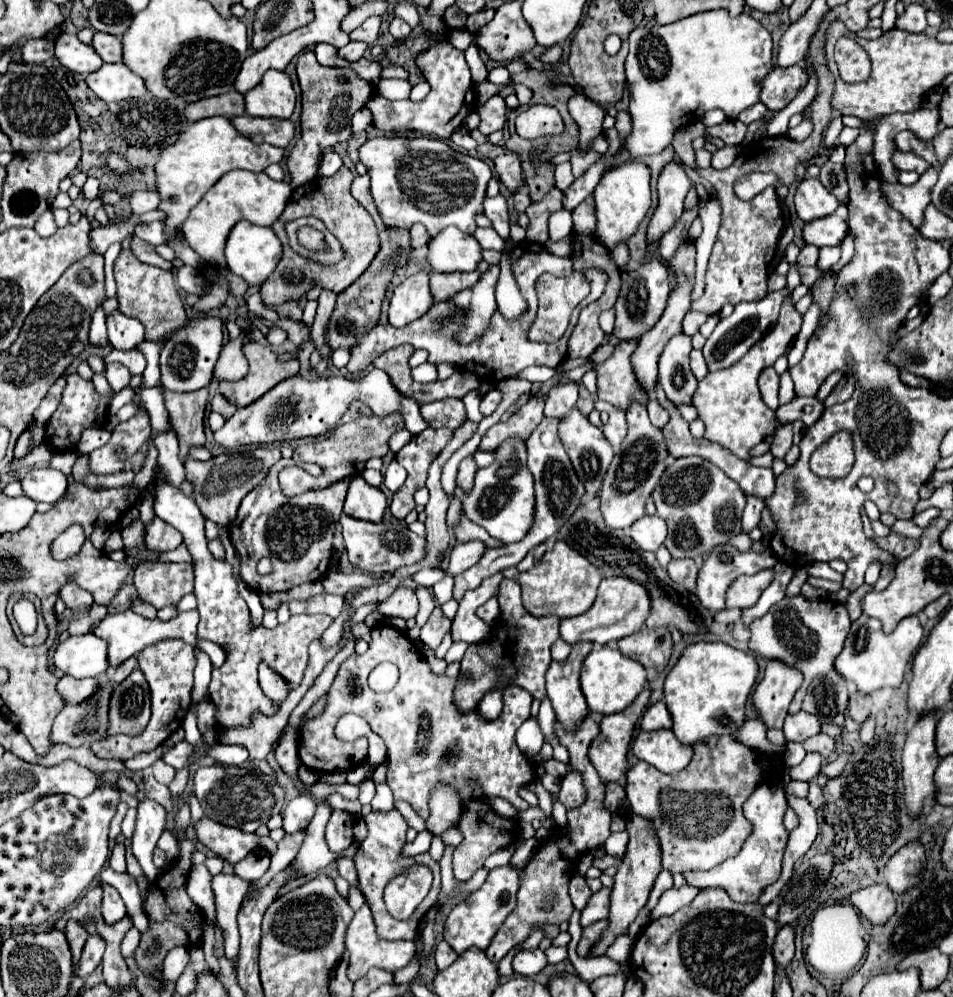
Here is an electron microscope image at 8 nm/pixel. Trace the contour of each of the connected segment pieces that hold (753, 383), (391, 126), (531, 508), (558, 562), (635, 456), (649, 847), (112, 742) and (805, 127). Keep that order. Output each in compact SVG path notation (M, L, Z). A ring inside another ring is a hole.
M787 296L781 306L779 320L773 330L769 330L735 366L719 372L709 372L701 382L699 388L693 396L693 406L699 412L699 418L705 422L705 438L709 442L721 444L723 448L731 450L735 456L743 460L749 460L751 448L763 441L767 436L773 436L783 422L777 420L775 410L771 410L761 398L758 388L759 374L767 368L773 366L773 362L785 354L787 344L791 338L795 338L801 330L803 316L795 310L791 298Z
M437 44L419 52L415 62L429 82L431 92L421 102L390 101L375 94L365 105L372 112L373 126L385 132L417 130L425 134L437 134L439 138L449 138L449 134L463 122L463 116L467 116L467 112L473 108L473 82L465 54L449 44Z
M507 440L507 444L495 452L497 460L487 468L477 470L473 490L467 498L463 498L463 512L471 522L483 526L493 538L507 544L521 542L529 534L535 518L535 488L533 476L525 464L525 442Z
M557 540L553 550L545 552L545 556L537 560L531 570L519 574L523 606L533 616L553 614L557 618L569 618L587 612L595 602L599 582L599 570L589 560L583 560L583 556L579 556L579 552L575 552L569 544L563 544L563 540Z
M631 404L627 412L627 424L629 424L627 438L619 446L619 452L615 454L609 466L609 472L601 488L601 512L611 528L627 528L635 520L645 516L647 498L653 494L655 486L659 484L669 458L663 434L657 426L649 422L647 408L643 404Z
M631 814L627 818L627 834L629 834L629 844L627 844L627 850L625 850L619 866L617 866L615 884L613 884L613 892L611 892L609 928L603 934L601 944L597 944L595 950L591 952L591 956L603 956L605 950L613 944L613 940L627 930L627 926L637 918L637 914L647 904L647 898L649 898L649 892L653 888L655 876L661 872L661 844L659 844L659 838L655 834L653 822L649 818Z
M167 638L167 640L159 640L159 642L151 644L151 648L145 648L137 658L139 658L139 668L145 674L149 688L151 688L151 704L153 704L151 720L149 720L147 728L143 730L143 734L139 734L137 738L117 734L117 736L107 736L101 742L95 742L91 746L91 750L99 758L115 758L115 760L125 762L139 752L155 750L183 724L183 716L191 704L193 670L197 664L193 646L189 646L187 642L183 642L179 638Z
M803 117L802 122L795 128L790 128L787 135L792 140L803 141L810 136L812 130L812 122L808 118Z

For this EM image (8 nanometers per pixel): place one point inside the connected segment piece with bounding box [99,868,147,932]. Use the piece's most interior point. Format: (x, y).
(125, 883)

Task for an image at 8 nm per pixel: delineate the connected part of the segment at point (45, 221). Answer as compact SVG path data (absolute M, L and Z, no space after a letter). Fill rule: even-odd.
M51 208L41 214L35 223L34 229L43 238L47 238L57 231L58 227L54 221Z

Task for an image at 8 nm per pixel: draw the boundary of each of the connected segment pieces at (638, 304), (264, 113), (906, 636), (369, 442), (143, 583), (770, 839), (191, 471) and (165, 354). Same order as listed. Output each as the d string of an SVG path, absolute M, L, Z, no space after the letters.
M651 258L651 260L647 260L647 264L629 272L623 278L621 292L619 292L619 298L615 304L615 330L613 330L613 334L619 340L631 340L631 338L635 340L641 334L645 334L647 330L651 330L667 306L669 292L671 292L671 288L669 288L667 268L657 258Z
M267 70L261 82L245 94L245 112L261 118L289 118L295 108L295 90L285 70Z
M861 614L851 624L851 630L845 640L845 648L835 660L835 670L845 680L853 682L857 692L861 692L861 694L871 694L873 690L887 688L887 686L897 688L903 680L909 660L921 646L921 640L923 640L923 628L921 628L917 616L907 616L907 620L901 620L899 626L895 628L895 632L891 632L887 636L887 634L883 634L879 620Z
M397 412L391 416L369 414L367 418L359 418L359 420L353 420L349 424L335 428L333 436L329 436L325 440L309 440L307 444L299 444L293 454L293 460L319 464L323 468L323 476L319 476L315 480L317 482L315 486L329 486L335 480L341 480L345 476L361 474L365 462L371 456L383 458L389 452L389 438L399 430L403 430L403 416L401 414L397 414Z
M143 562L135 570L135 588L139 598L157 610L169 604L177 604L193 590L191 564Z
M763 782L755 788L755 792L745 800L743 814L753 824L751 836L745 840L741 852L735 858L727 858L723 864L707 870L707 872L683 872L683 878L687 884L697 888L711 888L721 886L727 890L731 900L739 904L755 904L761 896L761 892L771 886L781 876L781 864L783 864L783 852L789 840L789 832L783 826L783 816L787 810L787 800L781 792L781 788L773 782Z
M257 448L247 454L219 454L211 460L187 460L185 480L193 486L193 500L197 502L203 518L215 522L217 526L227 526L235 520L241 500L267 476L269 468L281 458L281 452L271 448Z
M195 316L195 318L189 318L187 324L189 326L179 330L161 350L161 386L165 390L171 390L171 392L195 392L195 390L201 390L201 388L209 386L209 382L213 378L213 368L215 368L215 362L217 362L219 350L221 350L223 322L219 318Z

